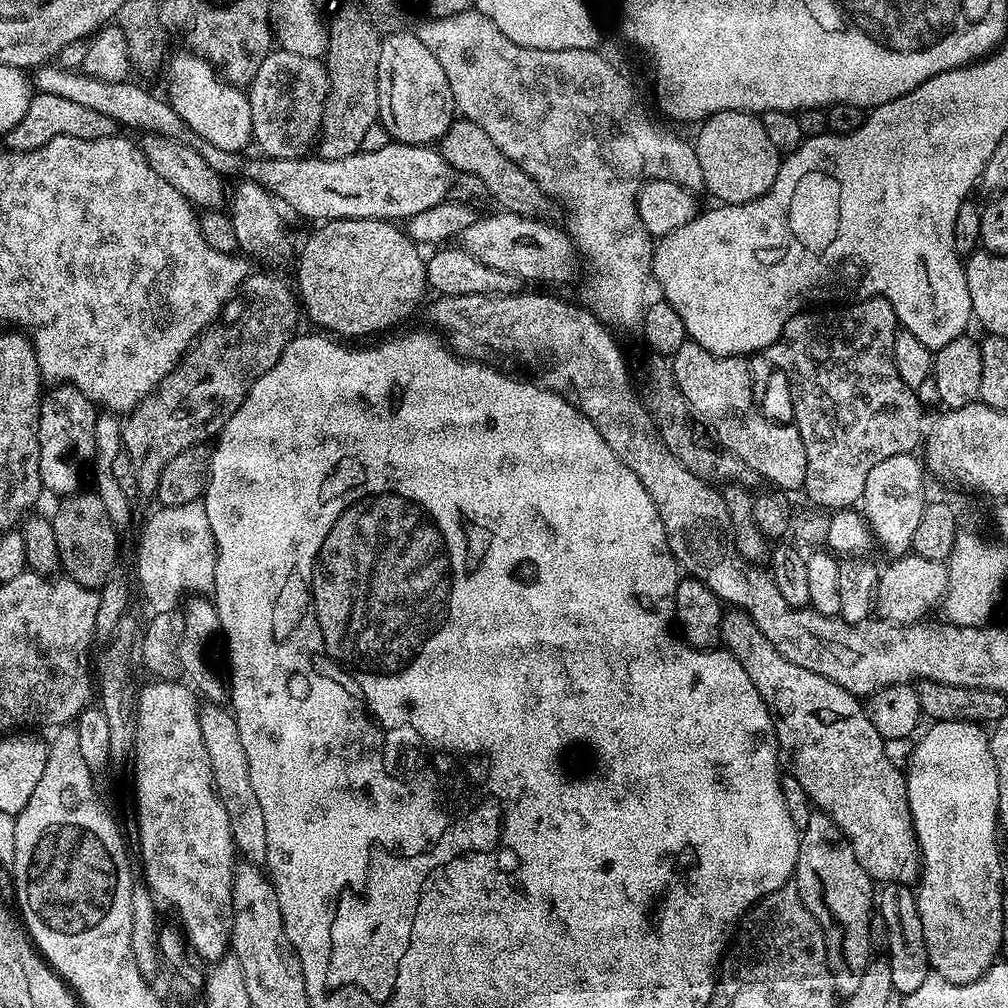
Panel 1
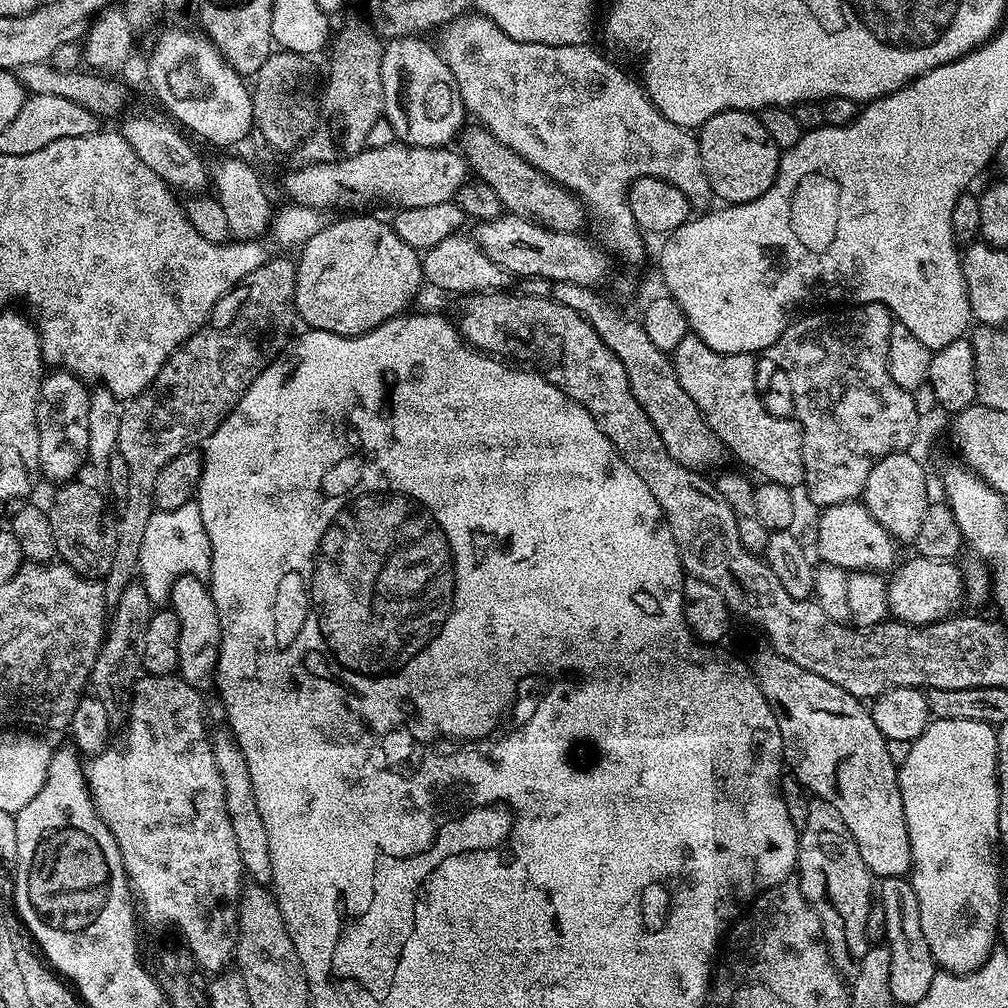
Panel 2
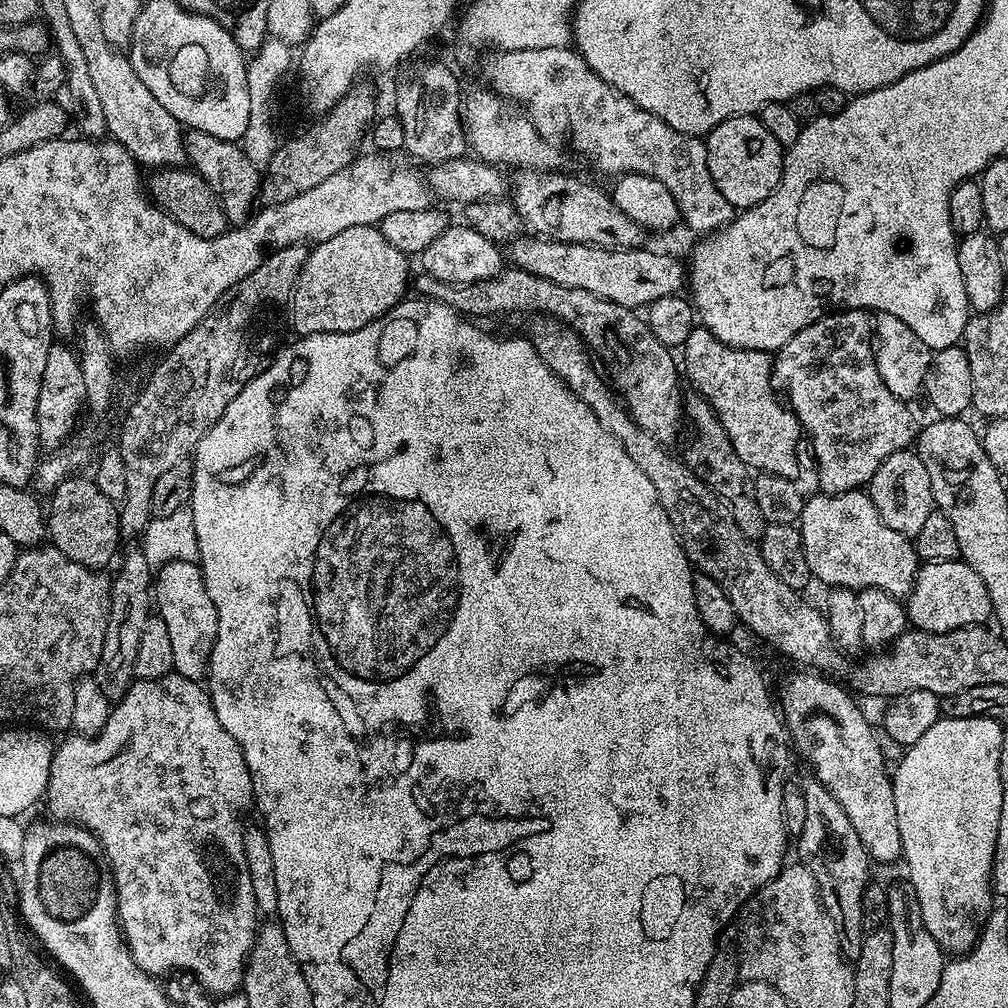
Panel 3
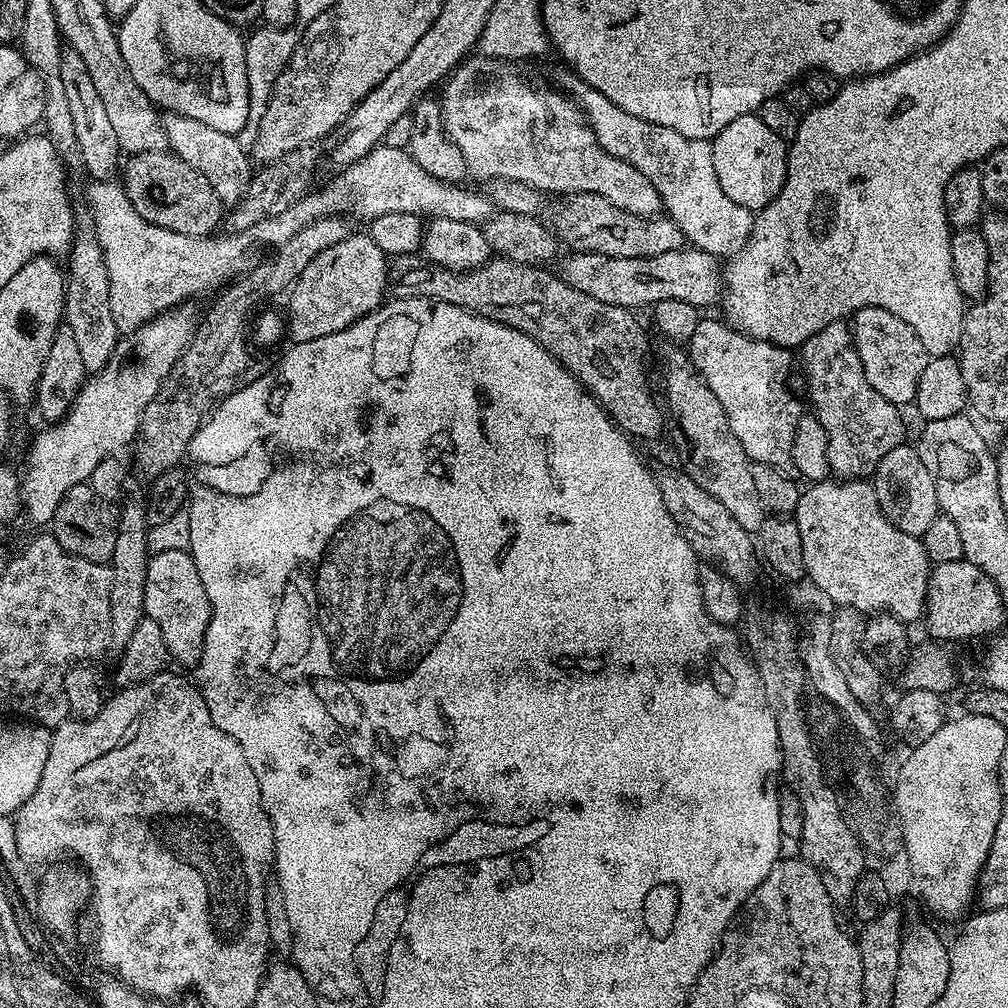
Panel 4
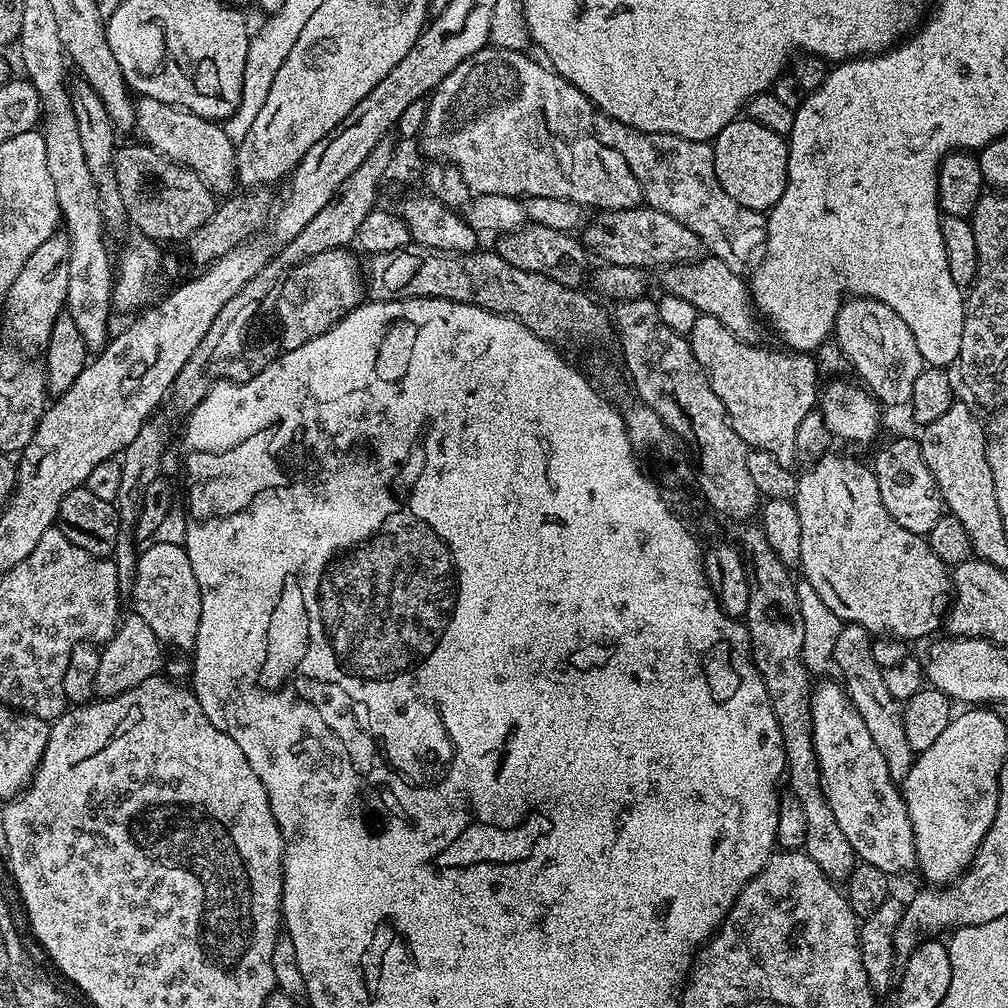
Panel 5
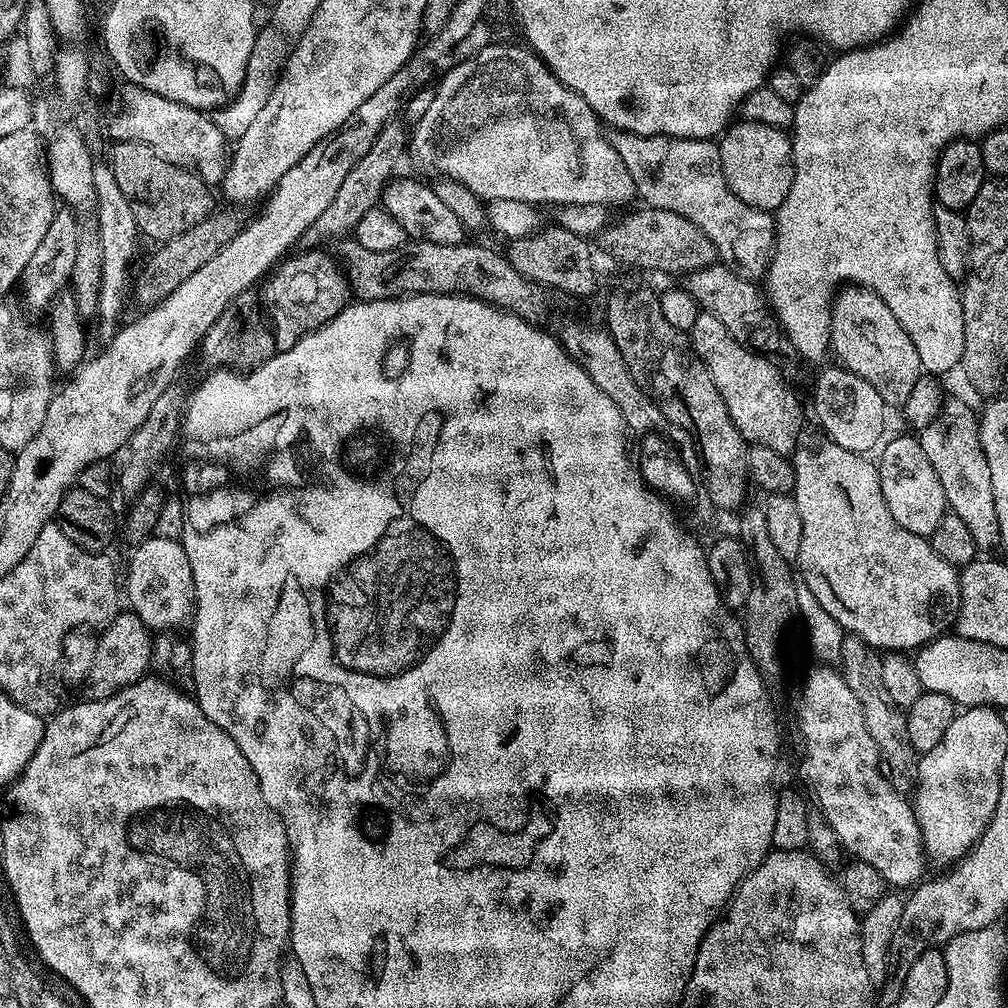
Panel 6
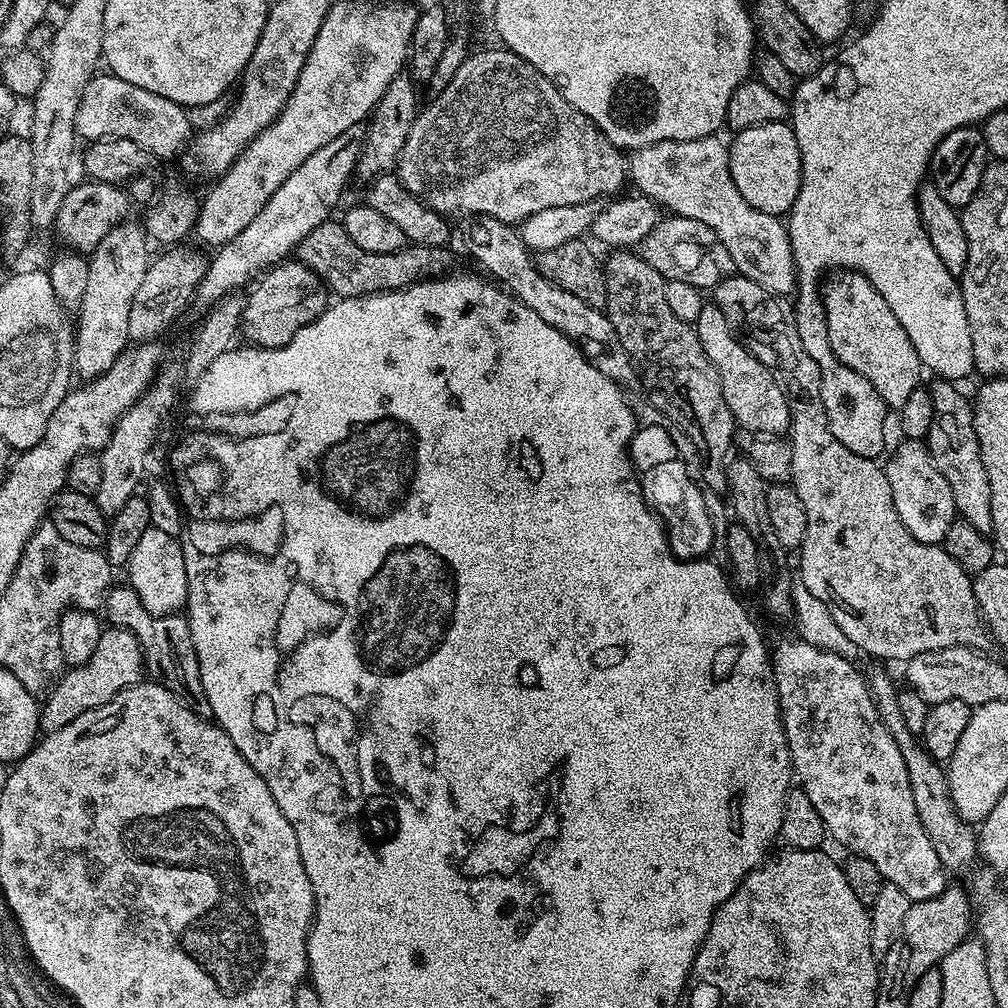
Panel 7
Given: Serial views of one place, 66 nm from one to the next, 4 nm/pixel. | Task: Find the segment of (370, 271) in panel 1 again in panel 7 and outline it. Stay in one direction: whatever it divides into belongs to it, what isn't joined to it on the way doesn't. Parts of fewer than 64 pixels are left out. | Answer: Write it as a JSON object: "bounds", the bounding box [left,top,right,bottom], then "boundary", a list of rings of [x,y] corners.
{"bounds":[239,262,330,348],"boundary":[[[281,262],[267,269],[255,284],[256,289],[247,293],[244,301],[239,331],[248,339],[245,341],[258,348],[286,346],[298,330],[317,320],[330,304],[330,293],[318,274],[299,262]]]}

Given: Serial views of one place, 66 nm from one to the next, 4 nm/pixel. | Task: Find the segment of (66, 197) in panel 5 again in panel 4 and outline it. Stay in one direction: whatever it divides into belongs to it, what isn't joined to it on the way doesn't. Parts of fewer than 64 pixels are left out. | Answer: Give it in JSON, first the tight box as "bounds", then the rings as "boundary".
{"bounds":[63,227,122,374],"boundary":[[[91,227],[84,228],[81,232],[79,229],[75,233],[68,258],[63,323],[74,334],[74,342],[82,354],[85,373],[95,374],[102,370],[102,366],[106,366],[106,362],[110,362],[110,354],[114,354],[122,333],[114,322],[114,314],[110,314],[110,278],[106,274],[100,239]]]}

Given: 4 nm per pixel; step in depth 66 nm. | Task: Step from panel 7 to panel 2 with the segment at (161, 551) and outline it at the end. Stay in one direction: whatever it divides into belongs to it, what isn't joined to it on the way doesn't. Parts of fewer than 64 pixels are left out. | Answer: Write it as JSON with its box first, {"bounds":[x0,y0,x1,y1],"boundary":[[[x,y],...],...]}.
{"bounds":[171,576,220,690],"boundary":[[[180,576],[172,586],[171,611],[178,618],[179,675],[201,690],[211,689],[216,675],[216,660],[220,657],[220,619],[214,606],[209,585],[197,576]]]}

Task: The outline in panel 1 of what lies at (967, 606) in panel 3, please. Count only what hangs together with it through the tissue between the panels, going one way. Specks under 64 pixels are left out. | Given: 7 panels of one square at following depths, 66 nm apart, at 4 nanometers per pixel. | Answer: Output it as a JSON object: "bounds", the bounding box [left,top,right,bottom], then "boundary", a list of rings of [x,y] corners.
{"bounds":[874,554,948,624],"boundary":[[[915,554],[897,556],[892,564],[880,568],[880,581],[876,587],[874,608],[879,619],[893,620],[895,624],[915,624],[925,619],[932,607],[943,601],[948,591],[948,565],[943,560],[931,560]]]}

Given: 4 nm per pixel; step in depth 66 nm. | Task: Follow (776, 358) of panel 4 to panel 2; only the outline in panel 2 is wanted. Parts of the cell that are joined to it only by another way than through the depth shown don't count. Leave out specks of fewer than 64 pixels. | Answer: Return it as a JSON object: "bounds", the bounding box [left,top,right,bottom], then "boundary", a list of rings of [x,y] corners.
{"bounds":[671,334,803,489],"boundary":[[[689,334],[678,342],[671,358],[678,382],[682,382],[682,390],[690,394],[705,422],[711,426],[712,433],[724,443],[731,455],[733,452],[745,464],[745,469],[753,468],[765,481],[790,489],[803,485],[800,422],[791,415],[775,416],[764,405],[760,388],[756,385],[757,357],[753,353],[722,354],[718,350],[710,350],[702,338]]]}

